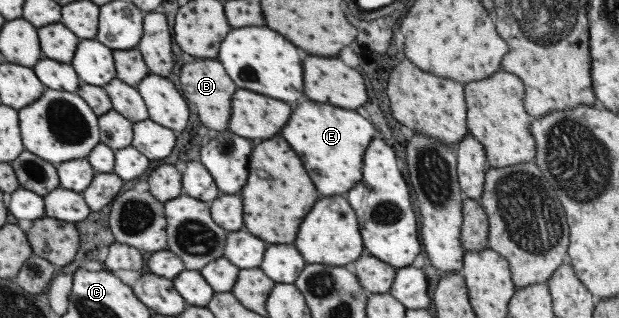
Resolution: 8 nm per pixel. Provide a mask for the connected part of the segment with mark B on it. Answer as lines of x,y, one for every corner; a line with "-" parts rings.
198,60
198,62
184,64
180,68
178,84
180,84
180,92
184,94
184,98
194,104
202,126
212,128
212,130
226,128
228,116
230,116
230,96
234,92
234,84
230,82
230,78
224,74
222,66
216,60

